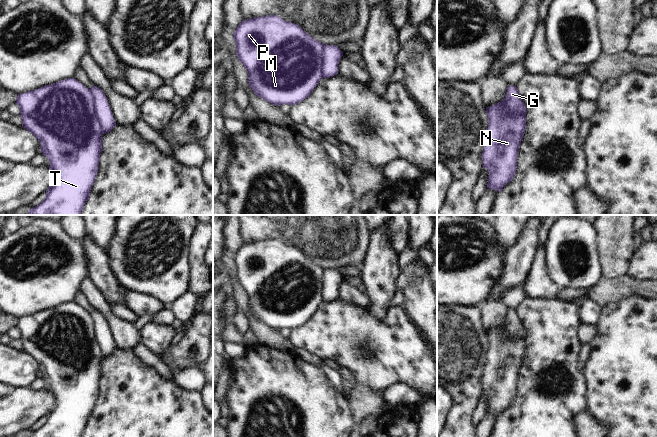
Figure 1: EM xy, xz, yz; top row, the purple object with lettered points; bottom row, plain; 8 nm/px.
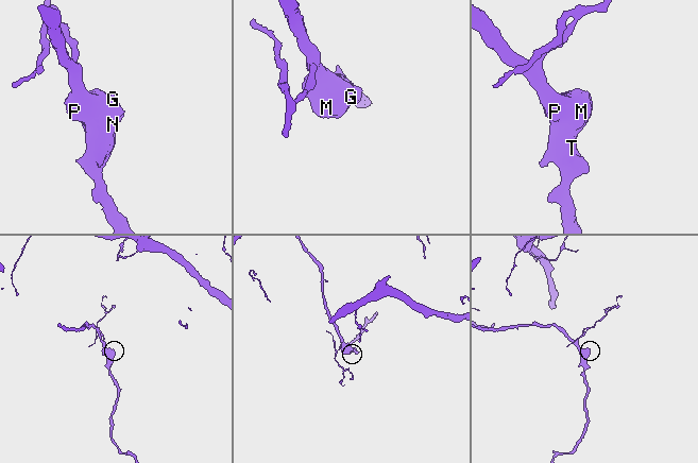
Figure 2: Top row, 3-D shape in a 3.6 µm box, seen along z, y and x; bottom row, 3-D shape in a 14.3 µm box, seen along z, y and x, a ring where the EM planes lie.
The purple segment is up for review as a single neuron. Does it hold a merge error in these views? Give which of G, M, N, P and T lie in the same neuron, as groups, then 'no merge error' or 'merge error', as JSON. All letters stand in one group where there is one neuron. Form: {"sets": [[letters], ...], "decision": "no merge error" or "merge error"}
{"sets": [["G"], ["M", "N", "P", "T"]], "decision": "merge error"}

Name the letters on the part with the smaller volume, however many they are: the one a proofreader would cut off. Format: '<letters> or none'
G

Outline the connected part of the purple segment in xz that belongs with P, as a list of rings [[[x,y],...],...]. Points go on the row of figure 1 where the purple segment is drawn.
[[[266,15],[263,17],[255,17],[248,20],[242,21],[236,30],[233,32],[234,34],[234,40],[236,44],[236,55],[239,59],[239,61],[244,65],[248,72],[248,82],[250,87],[252,88],[253,92],[264,99],[265,101],[273,104],[273,105],[282,105],[282,104],[288,104],[288,105],[295,105],[304,99],[306,99],[314,90],[314,88],[317,86],[319,81],[322,79],[322,72],[321,72],[321,64],[322,64],[322,51],[324,49],[324,44],[313,39],[309,34],[307,34],[299,25],[296,25],[294,23],[284,21],[282,18],[280,18],[277,15]]]

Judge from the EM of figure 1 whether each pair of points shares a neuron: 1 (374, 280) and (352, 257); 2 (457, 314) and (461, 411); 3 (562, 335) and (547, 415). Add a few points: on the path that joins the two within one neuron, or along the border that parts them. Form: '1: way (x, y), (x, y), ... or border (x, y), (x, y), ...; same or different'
1: border (368, 243), (368, 249), (359, 266); different
2: way (457, 338), (457, 364), (461, 375), (461, 387); same
3: way (551, 355), (533, 373), (529, 389), (535, 395); same

